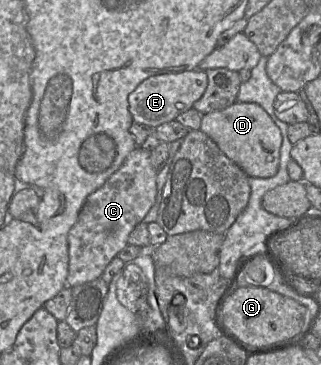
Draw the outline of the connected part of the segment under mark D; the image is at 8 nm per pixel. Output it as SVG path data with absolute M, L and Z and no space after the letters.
M236 102L225 109L203 114L199 129L248 177L268 178L278 172L282 134L260 105Z

